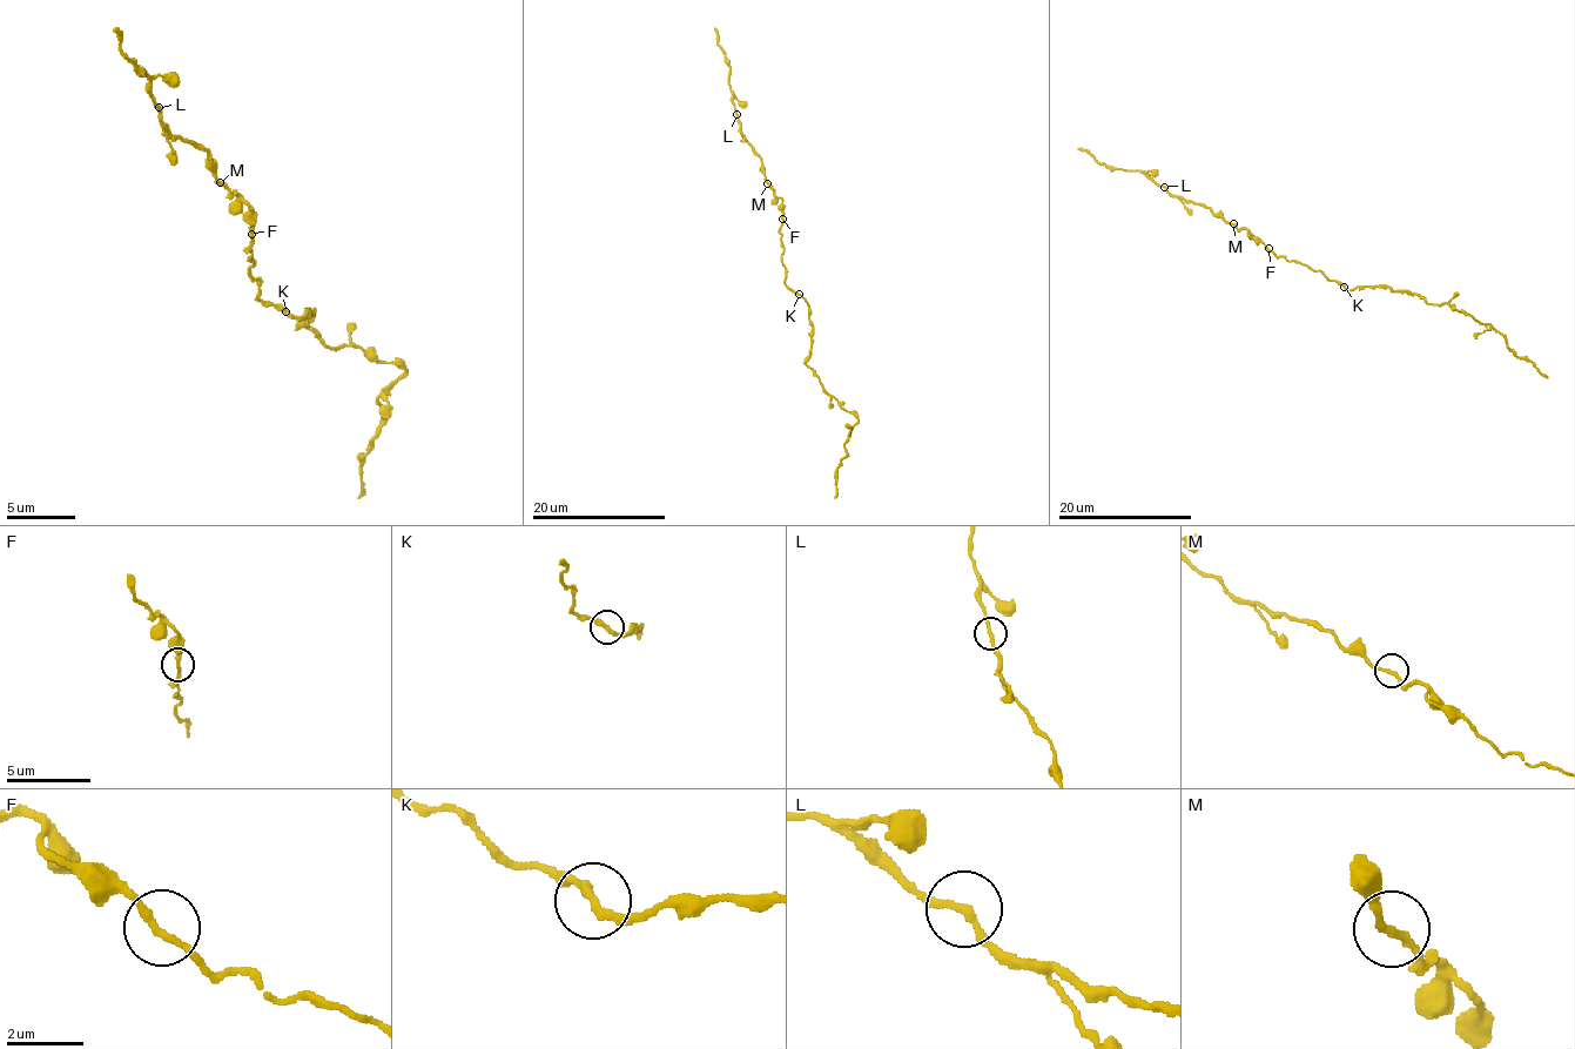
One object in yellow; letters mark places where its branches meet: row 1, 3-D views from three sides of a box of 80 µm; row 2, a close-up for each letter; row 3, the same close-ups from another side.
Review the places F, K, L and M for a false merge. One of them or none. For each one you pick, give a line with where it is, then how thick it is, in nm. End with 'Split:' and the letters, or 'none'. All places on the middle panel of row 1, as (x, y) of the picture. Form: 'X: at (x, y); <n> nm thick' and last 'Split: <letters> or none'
Split: none

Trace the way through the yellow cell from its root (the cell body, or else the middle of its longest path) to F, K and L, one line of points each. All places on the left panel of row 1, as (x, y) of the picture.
F: (257, 278), (251, 275), (254, 261), (248, 257), (251, 234)
K: (257, 278), (257, 298), (271, 302), (285, 313)
L: (257, 278), (248, 257), (251, 209), (216, 182), (207, 152), (169, 132), (159, 107)

